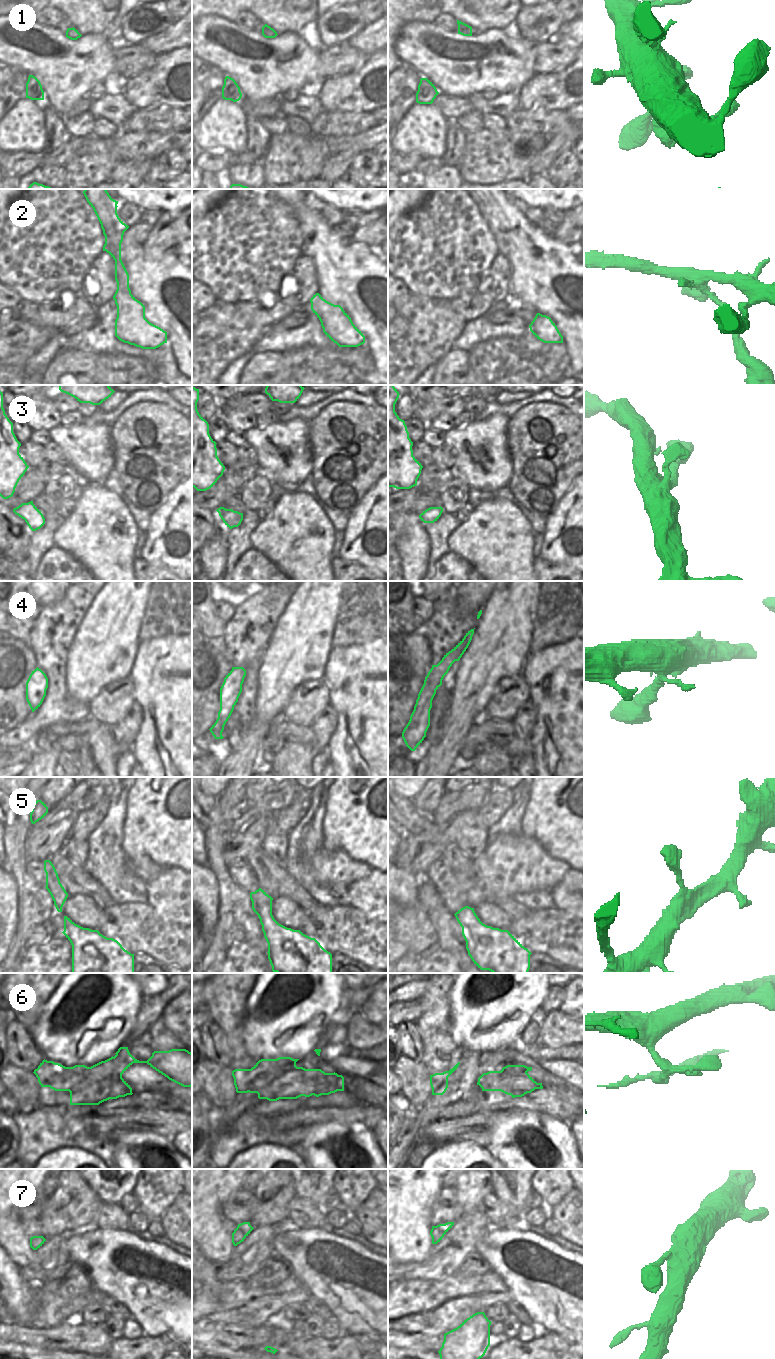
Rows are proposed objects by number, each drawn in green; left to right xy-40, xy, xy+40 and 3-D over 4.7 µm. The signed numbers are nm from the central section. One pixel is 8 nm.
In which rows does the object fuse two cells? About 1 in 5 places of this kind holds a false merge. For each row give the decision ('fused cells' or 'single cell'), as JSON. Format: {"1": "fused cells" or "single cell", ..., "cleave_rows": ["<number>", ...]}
{"1": "single cell", "2": "single cell", "3": "single cell", "4": "single cell", "5": "single cell", "6": "fused cells", "7": "single cell", "cleave_rows": ["6"]}

